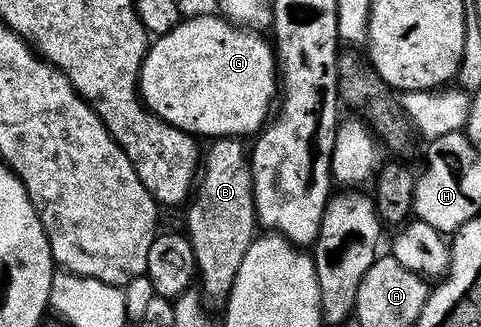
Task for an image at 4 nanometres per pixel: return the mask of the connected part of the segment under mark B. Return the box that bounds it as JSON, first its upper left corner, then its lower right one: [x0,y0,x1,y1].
[185,138,257,303]

